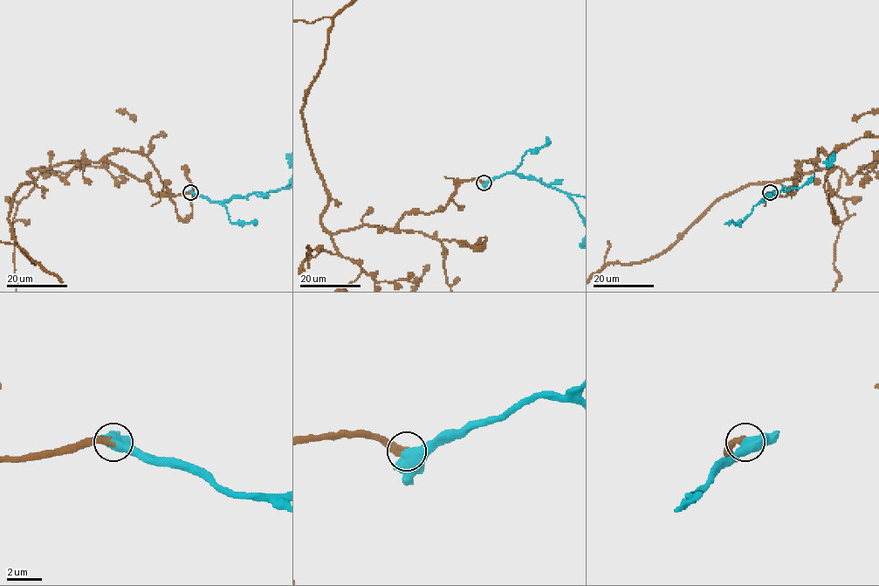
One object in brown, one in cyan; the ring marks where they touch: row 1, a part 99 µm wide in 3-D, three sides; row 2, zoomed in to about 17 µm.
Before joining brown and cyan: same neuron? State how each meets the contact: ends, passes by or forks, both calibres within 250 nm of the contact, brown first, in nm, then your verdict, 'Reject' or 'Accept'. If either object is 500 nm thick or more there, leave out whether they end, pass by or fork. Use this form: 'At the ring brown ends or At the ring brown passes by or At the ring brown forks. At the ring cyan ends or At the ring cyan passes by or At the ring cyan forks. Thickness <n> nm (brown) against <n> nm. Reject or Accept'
Thickness 400 nm (brown) against 750 nm. Accept

